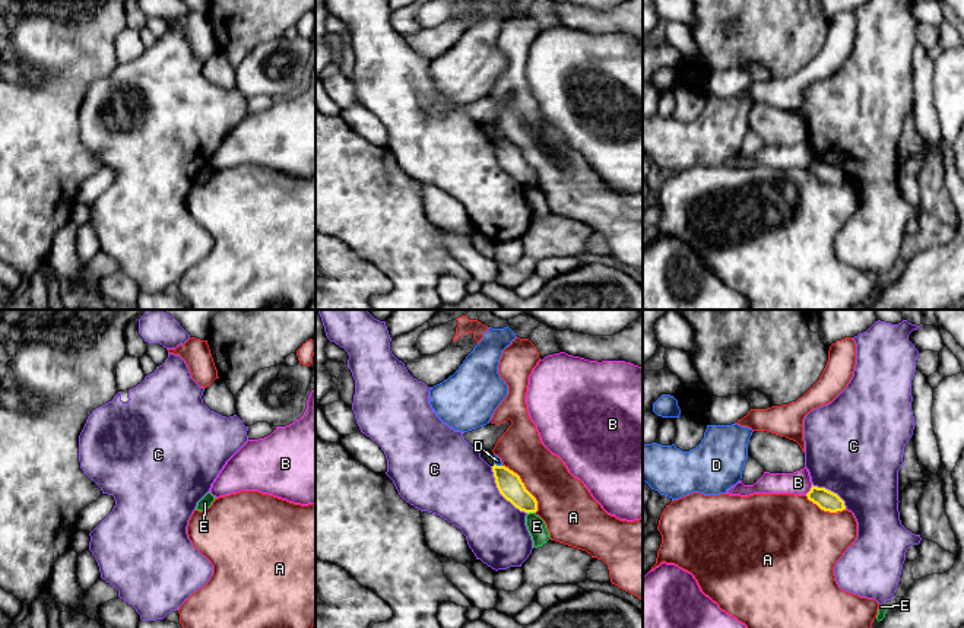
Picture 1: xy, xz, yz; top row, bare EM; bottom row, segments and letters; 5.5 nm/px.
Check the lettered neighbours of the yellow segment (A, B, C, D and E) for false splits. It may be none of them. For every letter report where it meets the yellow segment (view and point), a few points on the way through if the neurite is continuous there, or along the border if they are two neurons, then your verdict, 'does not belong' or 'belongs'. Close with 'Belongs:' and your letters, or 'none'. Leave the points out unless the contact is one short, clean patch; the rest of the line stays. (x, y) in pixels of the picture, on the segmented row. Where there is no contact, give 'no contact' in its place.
A: meets yellow in xz at (525, 487); does not belong
B: meets yellow in yz at (811, 489); does not belong
C: meets yellow in xz at (501, 494); does not belong
D: meets yellow in xz at (498, 466); does not belong
E: meets yellow in xz at (530, 511); border along xz (533, 511), (528, 514); does not belong
Belongs: none

